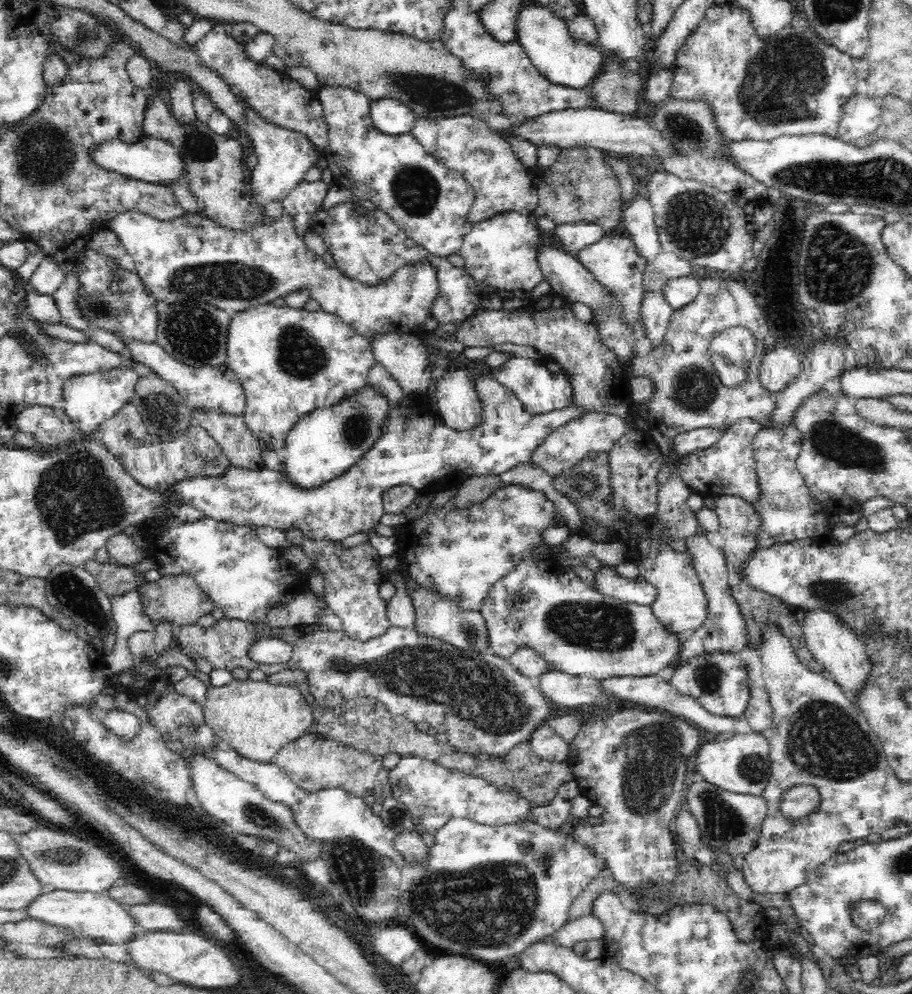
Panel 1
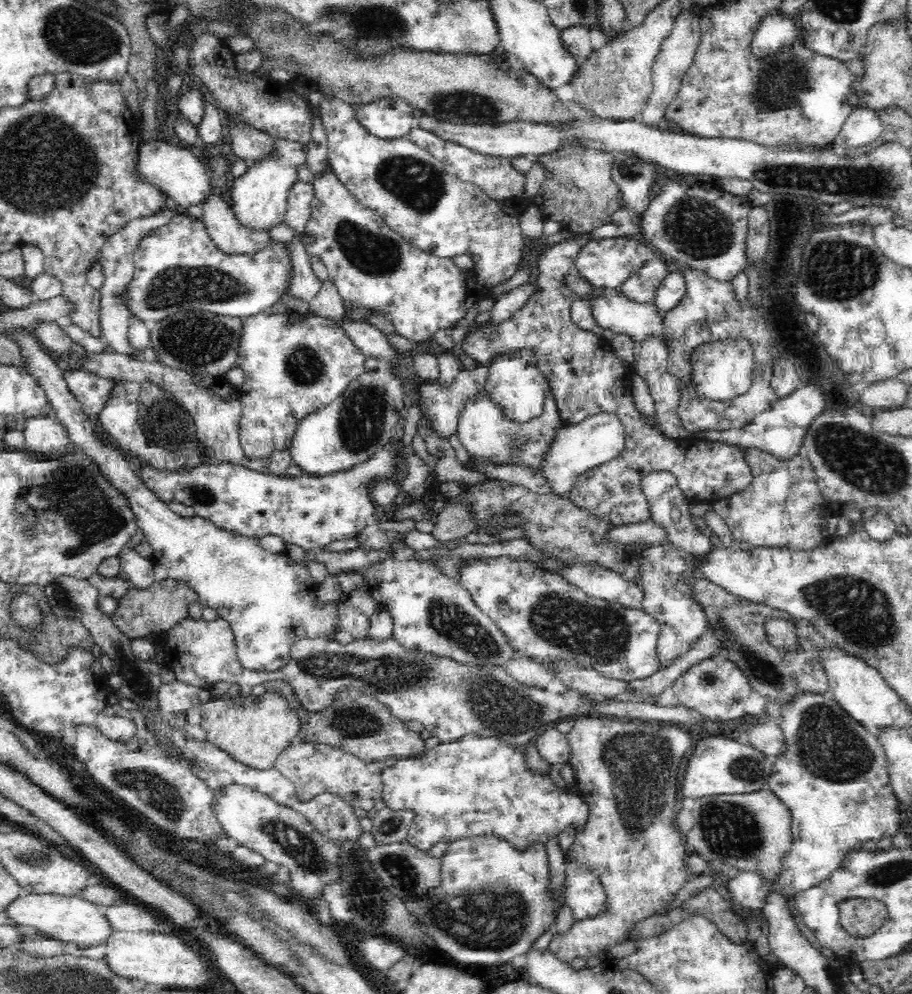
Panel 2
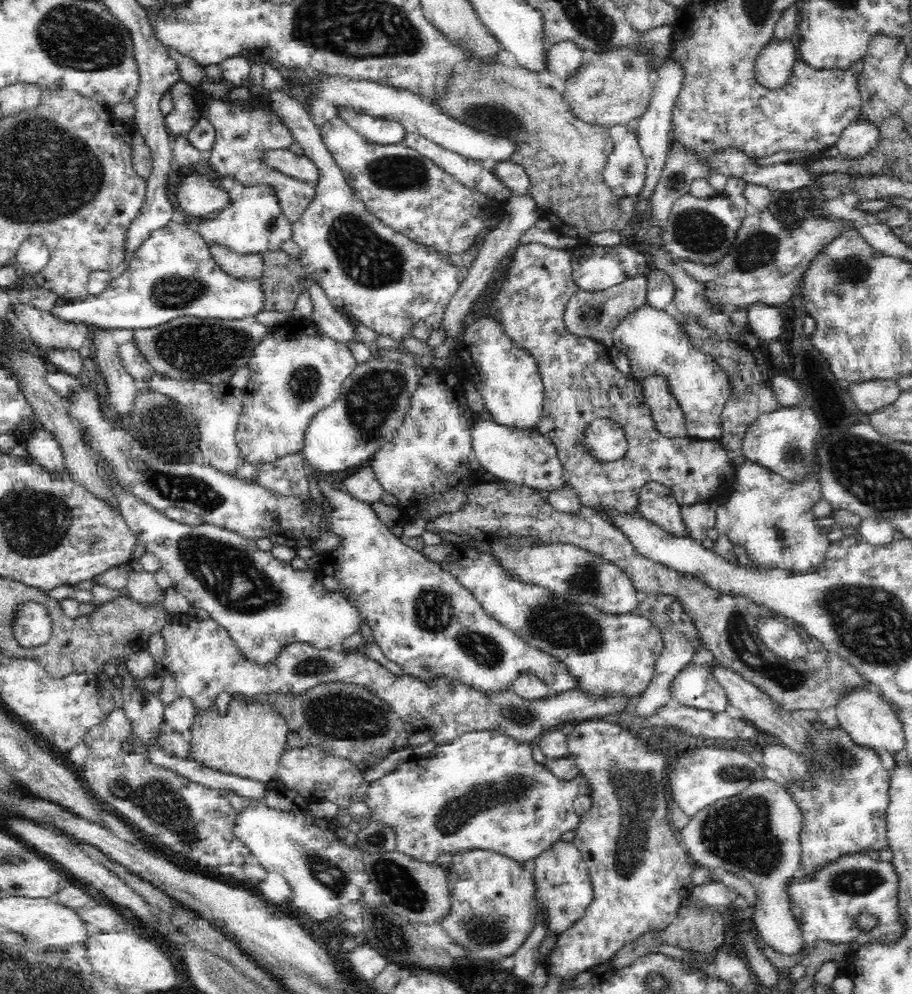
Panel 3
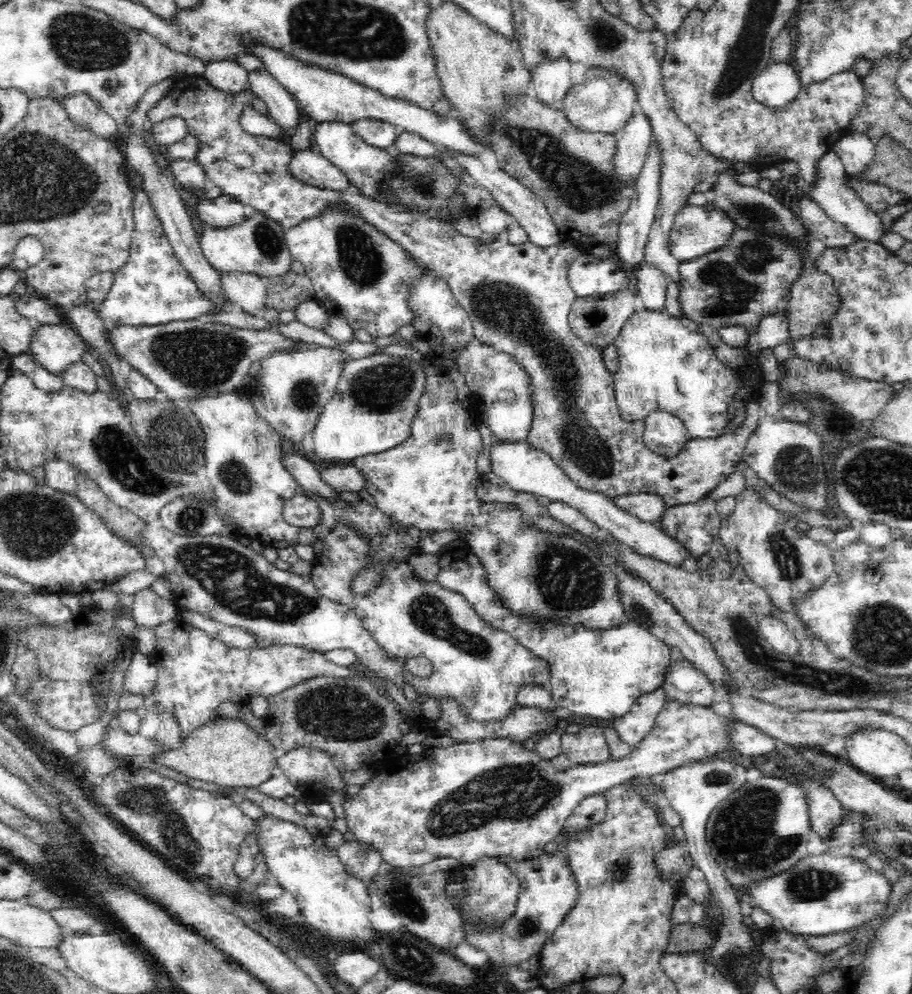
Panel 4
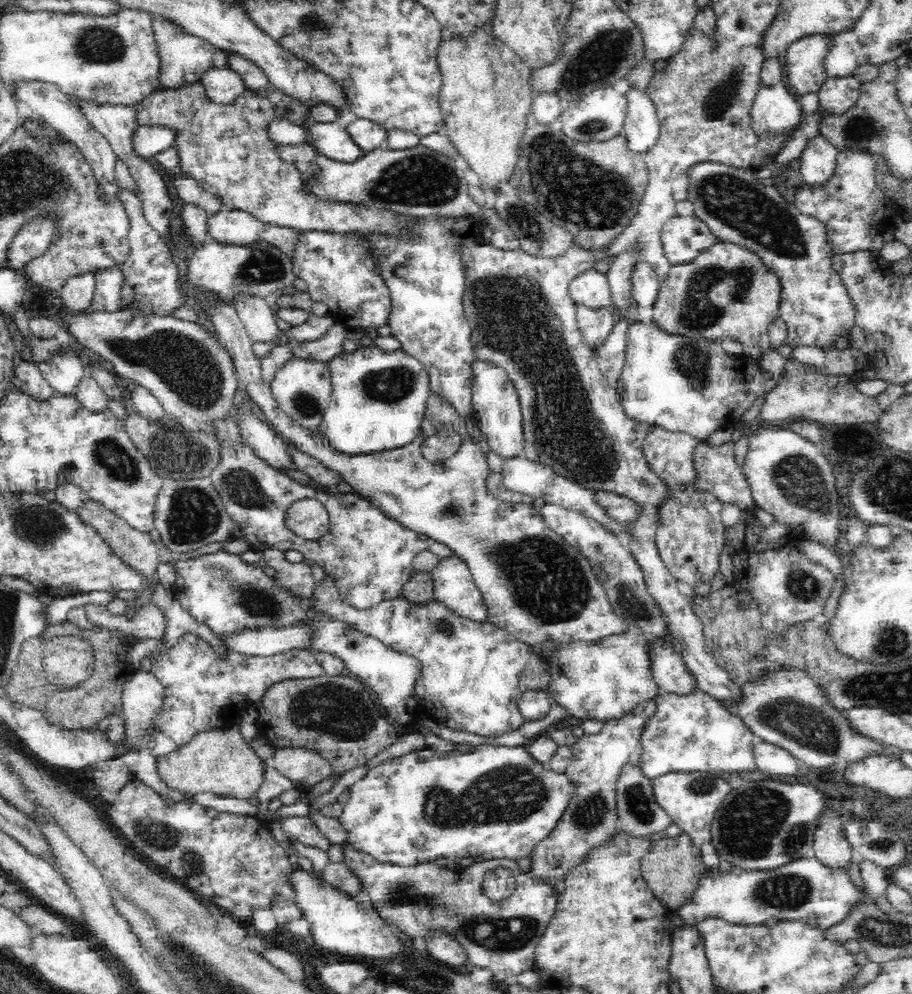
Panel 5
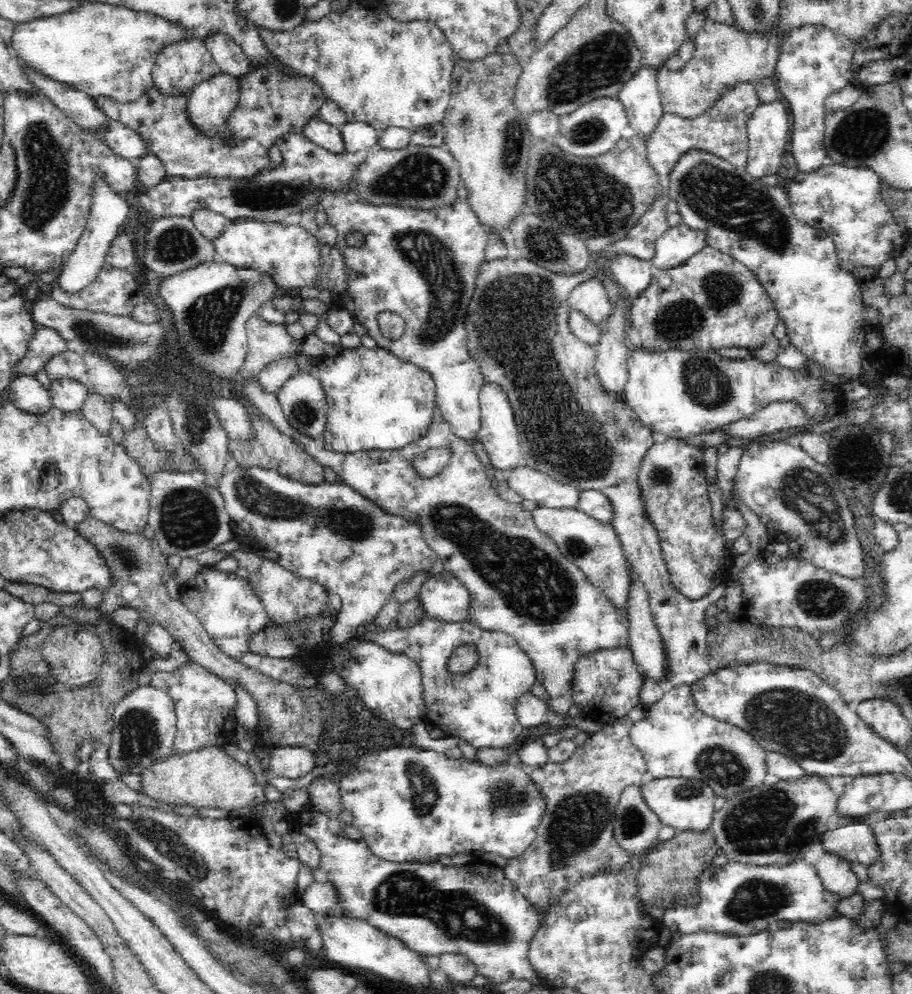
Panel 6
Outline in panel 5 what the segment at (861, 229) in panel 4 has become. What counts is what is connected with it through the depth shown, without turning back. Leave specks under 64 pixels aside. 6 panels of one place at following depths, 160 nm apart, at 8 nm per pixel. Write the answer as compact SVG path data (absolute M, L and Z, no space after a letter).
M822 135L811 138L799 159L803 183L816 190L824 190L836 168L838 150Z

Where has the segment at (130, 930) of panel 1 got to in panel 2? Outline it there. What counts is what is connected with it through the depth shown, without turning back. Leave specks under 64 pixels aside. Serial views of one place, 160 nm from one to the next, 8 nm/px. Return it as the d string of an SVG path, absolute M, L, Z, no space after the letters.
M22 893L18 899L5 908L5 911L6 916L14 922L14 925L32 926L40 930L42 934L46 934L47 938L62 940L64 943L74 942L84 948L106 944L111 932L114 931L106 912L102 914L102 906L82 900L82 898Z

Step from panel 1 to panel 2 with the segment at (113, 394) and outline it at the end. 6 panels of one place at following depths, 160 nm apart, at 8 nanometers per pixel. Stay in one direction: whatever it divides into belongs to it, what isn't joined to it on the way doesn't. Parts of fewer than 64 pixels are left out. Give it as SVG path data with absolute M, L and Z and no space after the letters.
M64 369L63 377L69 391L80 403L82 414L87 418L98 417L106 401L113 397L113 388L124 383L92 376L92 373L84 372L82 369Z

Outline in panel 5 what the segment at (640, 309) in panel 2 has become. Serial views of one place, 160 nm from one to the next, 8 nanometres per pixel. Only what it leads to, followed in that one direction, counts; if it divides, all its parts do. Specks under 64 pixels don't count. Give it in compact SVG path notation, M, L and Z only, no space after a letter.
M630 321L628 324L628 346L625 348L625 366L618 378L617 394L624 414L638 423L686 432L699 441L706 440L716 430L738 423L741 416L754 406L756 398L765 396L778 384L778 379L762 369L752 357L729 356L716 341L704 337L694 338L682 333L670 333L658 323Z

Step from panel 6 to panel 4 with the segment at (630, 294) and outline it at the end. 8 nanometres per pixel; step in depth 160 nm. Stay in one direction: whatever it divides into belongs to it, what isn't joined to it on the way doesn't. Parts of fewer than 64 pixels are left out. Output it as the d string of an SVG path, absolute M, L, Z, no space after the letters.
M643 263L633 273L633 284L638 290L640 307L654 311L665 308L669 280L659 268Z

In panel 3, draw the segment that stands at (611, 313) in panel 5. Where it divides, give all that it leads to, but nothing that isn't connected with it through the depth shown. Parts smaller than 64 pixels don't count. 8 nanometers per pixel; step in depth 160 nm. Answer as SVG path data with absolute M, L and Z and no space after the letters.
M636 274L624 283L606 288L606 290L589 292L579 290L570 298L564 311L564 324L572 334L581 338L591 338L607 345L613 346L613 330L618 321L634 309L647 304L648 276Z

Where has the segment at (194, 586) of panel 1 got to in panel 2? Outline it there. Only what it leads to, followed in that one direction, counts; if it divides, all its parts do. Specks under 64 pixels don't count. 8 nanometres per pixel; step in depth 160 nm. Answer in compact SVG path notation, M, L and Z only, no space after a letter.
M167 577L144 590L132 588L117 601L118 606L109 614L109 617L118 630L130 639L144 637L156 641L182 619L190 617L187 611L188 604L197 602L197 594L183 580L172 580Z

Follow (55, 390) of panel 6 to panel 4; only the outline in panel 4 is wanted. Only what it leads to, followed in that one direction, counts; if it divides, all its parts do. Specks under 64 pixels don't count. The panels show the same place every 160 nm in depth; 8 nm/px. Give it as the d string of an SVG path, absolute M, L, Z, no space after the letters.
M66 320L60 324L40 324L32 334L31 355L48 372L64 374L64 368L83 360L87 342Z

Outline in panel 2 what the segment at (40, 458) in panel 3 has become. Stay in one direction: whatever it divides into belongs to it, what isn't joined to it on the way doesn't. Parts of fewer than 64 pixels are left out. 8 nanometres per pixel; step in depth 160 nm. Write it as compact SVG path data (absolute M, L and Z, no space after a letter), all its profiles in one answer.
M34 416L24 424L23 437L26 452L64 452L70 437L64 435L64 429L54 419L44 416Z

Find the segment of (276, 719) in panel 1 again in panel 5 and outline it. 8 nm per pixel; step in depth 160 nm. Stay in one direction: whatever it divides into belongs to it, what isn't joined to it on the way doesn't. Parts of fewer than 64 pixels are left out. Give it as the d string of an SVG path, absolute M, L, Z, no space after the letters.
M239 726L230 729L209 729L197 733L186 745L166 755L157 757L158 774L168 788L174 788L184 796L199 792L212 792L228 798L252 798L260 790L266 763L242 740Z

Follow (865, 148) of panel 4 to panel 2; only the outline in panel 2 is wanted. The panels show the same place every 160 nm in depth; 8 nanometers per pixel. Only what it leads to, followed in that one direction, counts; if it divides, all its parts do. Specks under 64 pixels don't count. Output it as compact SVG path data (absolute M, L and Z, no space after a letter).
M864 104L858 105L852 110L852 114L848 116L831 144L843 151L860 146L871 147L871 143L882 134L882 131L883 124L879 119L879 113Z

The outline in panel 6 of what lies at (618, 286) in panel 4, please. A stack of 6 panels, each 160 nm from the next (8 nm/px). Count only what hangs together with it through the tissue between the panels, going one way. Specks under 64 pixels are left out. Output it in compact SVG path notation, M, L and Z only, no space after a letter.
M597 279L578 284L568 298L570 309L578 310L592 324L598 325L602 325L603 320L610 316L611 304L608 300L608 293Z

